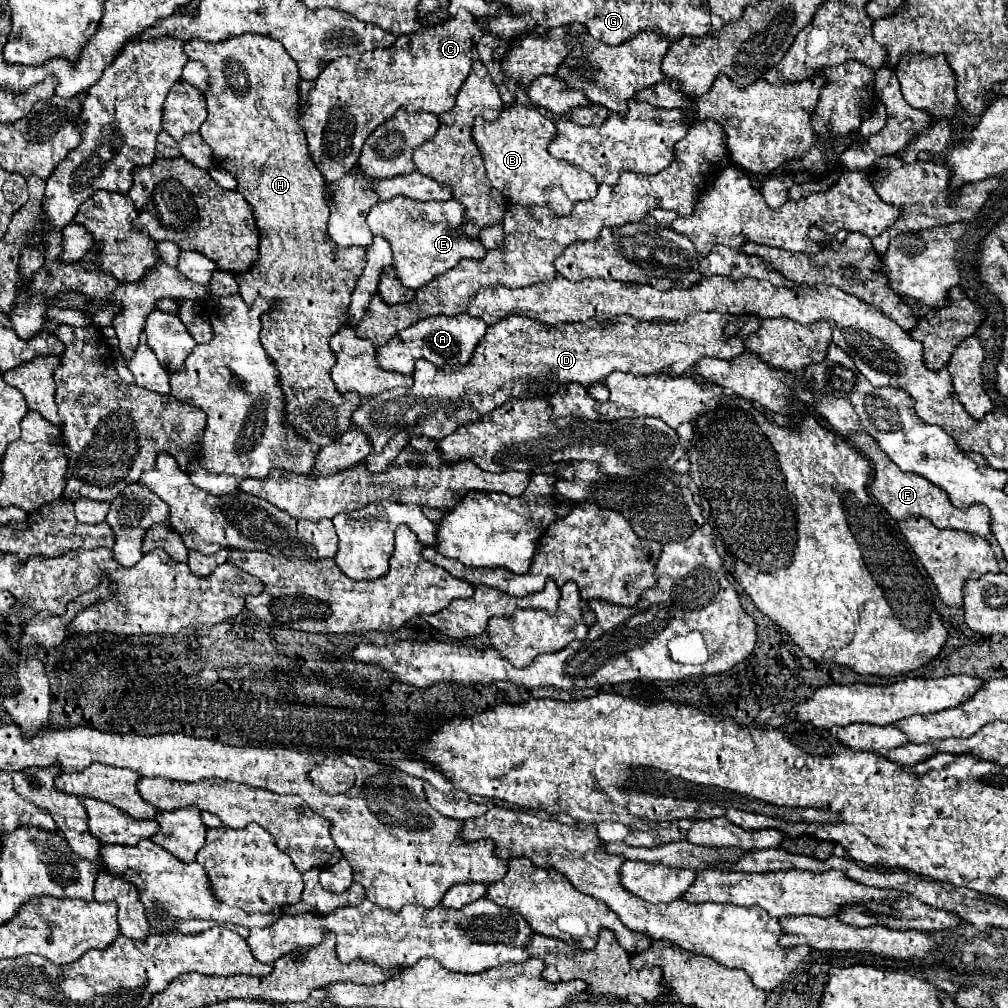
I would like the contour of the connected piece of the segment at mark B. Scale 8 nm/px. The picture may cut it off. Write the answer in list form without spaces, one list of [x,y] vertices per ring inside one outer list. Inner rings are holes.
[[[510,106],[500,112],[494,122],[476,116],[472,138],[478,146],[486,176],[492,186],[506,196],[510,204],[548,206],[556,214],[570,214],[578,200],[590,200],[598,191],[598,184],[585,170],[558,160],[548,152],[548,142],[554,138],[554,122],[540,110],[528,106]]]

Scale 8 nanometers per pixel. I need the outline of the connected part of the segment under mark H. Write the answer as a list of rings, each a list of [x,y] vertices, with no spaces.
[[[244,34],[244,36],[238,36],[238,38],[232,38],[232,40],[224,40],[220,44],[208,44],[204,40],[190,40],[188,42],[188,58],[190,60],[198,60],[202,62],[206,68],[208,68],[208,74],[210,74],[210,88],[206,92],[206,102],[208,102],[208,118],[206,122],[200,126],[200,134],[204,138],[204,142],[212,148],[212,156],[216,160],[216,164],[224,170],[228,170],[236,180],[238,180],[238,186],[236,190],[244,196],[244,200],[252,206],[254,210],[254,218],[256,218],[256,226],[260,230],[260,258],[252,264],[252,268],[248,272],[242,272],[242,274],[236,274],[236,280],[240,284],[240,296],[250,304],[254,302],[256,298],[262,298],[266,302],[274,302],[274,308],[262,316],[262,332],[260,332],[260,340],[262,340],[262,346],[266,350],[266,354],[270,354],[270,358],[274,360],[278,372],[280,372],[280,382],[282,382],[282,390],[284,390],[284,396],[286,396],[286,410],[288,410],[288,420],[292,420],[294,428],[298,430],[300,436],[304,436],[304,440],[312,442],[312,444],[318,444],[318,446],[326,446],[326,444],[332,444],[336,442],[352,424],[352,412],[360,406],[360,396],[356,394],[340,394],[336,390],[336,386],[332,384],[332,378],[330,378],[330,370],[332,370],[332,364],[336,362],[336,358],[332,356],[332,350],[330,350],[330,336],[336,334],[346,322],[348,322],[348,306],[350,306],[350,296],[352,296],[352,290],[356,286],[356,280],[360,276],[360,268],[364,268],[364,250],[362,248],[340,248],[334,240],[330,240],[328,232],[326,232],[326,224],[328,224],[328,216],[330,216],[330,210],[328,210],[328,204],[324,200],[324,188],[326,188],[326,182],[324,182],[324,176],[320,174],[320,170],[316,168],[316,164],[312,162],[312,156],[310,156],[310,150],[308,150],[308,142],[306,142],[306,136],[302,132],[302,126],[298,124],[298,118],[300,118],[300,96],[298,96],[298,82],[300,82],[300,76],[298,76],[298,66],[296,62],[288,56],[288,52],[284,52],[284,46],[272,38],[266,38],[266,36],[256,36],[256,34]]]

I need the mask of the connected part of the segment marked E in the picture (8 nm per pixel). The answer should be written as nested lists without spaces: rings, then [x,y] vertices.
[[[396,196],[386,202],[378,202],[368,212],[368,226],[372,234],[384,236],[394,252],[394,270],[398,272],[400,282],[418,290],[426,286],[434,276],[454,268],[462,258],[482,260],[486,248],[478,236],[470,238],[458,226],[464,222],[464,206],[456,200],[446,202],[418,202],[404,196]]]

